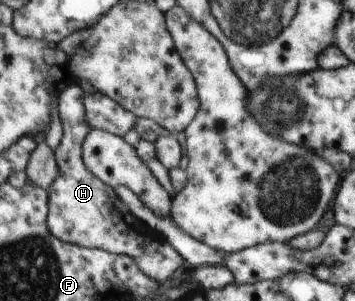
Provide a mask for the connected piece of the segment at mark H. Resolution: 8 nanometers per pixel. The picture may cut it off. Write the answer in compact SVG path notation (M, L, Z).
M80 84L69 87L60 97L60 101L61 115L65 125L65 139L63 139L59 149L56 151L61 169L60 178L53 184L51 189L48 189L51 199L48 224L52 234L66 242L82 245L89 249L104 249L119 255L130 255L133 259L137 259L139 267L142 267L151 279L156 279L162 284L165 281L169 281L177 273L177 269L181 269L183 266L189 267L187 259L185 259L184 255L181 255L181 252L166 236L156 229L150 228L145 220L136 215L130 204L120 195L119 189L105 183L101 177L97 177L89 169L88 164L85 163L84 146L93 127L91 127L91 123L87 119L86 93L83 91L83 87Z

